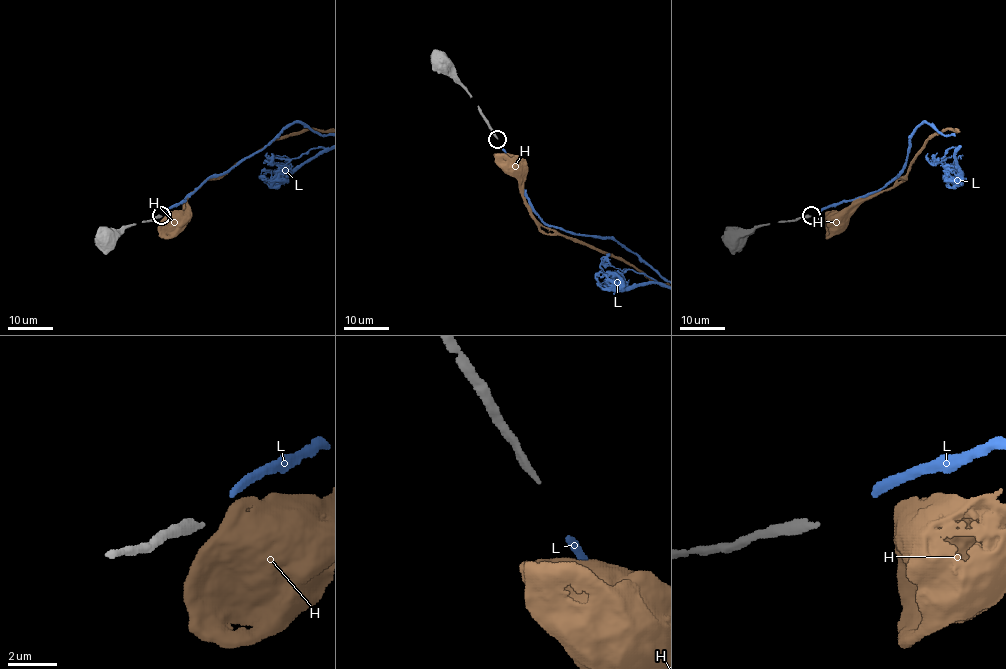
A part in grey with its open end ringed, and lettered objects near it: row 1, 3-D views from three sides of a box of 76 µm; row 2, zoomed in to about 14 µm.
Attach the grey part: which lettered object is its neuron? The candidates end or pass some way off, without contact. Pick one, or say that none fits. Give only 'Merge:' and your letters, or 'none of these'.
Merge: L

